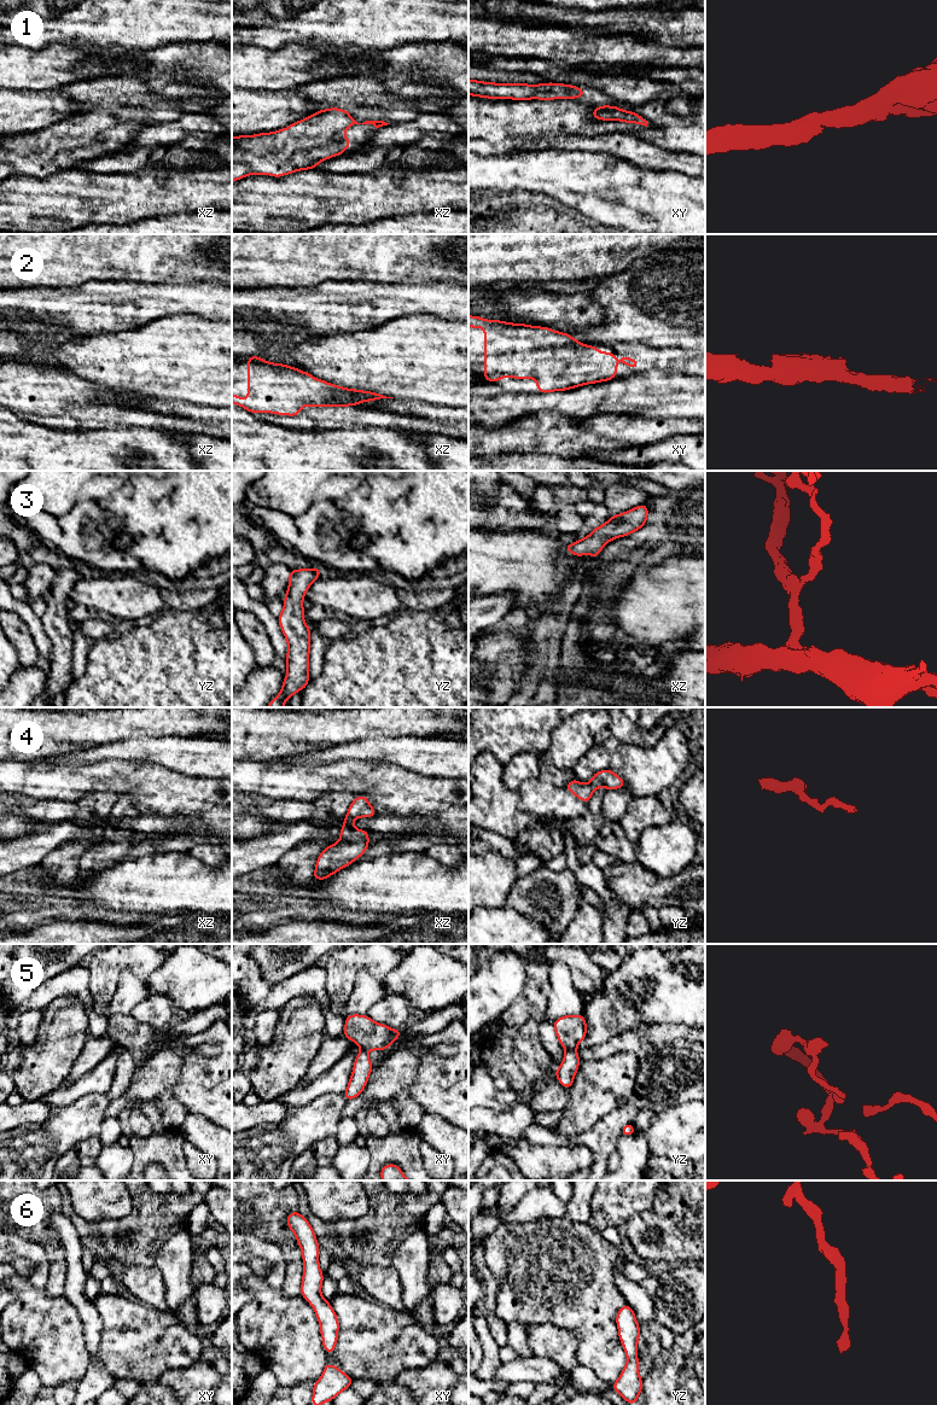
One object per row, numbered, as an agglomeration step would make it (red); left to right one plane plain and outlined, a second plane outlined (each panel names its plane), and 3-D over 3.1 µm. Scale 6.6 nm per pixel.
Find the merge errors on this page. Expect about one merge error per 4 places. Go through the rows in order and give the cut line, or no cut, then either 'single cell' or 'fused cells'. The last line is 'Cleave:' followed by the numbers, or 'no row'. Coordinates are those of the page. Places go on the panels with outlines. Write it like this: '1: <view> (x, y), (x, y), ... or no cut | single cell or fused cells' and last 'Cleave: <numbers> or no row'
1: no cut | single cell
2: no cut | single cell
3: no cut | single cell
4: no cut | single cell
5: yz (566, 1049), (575, 1050) | fused cells
6: no cut | single cell
Cleave: 5

